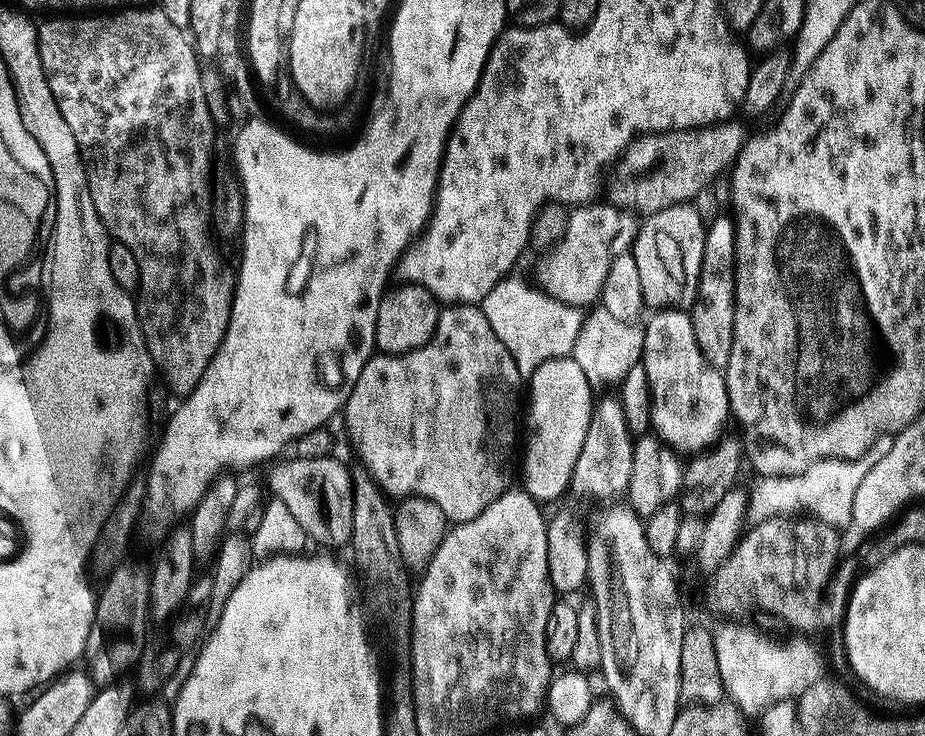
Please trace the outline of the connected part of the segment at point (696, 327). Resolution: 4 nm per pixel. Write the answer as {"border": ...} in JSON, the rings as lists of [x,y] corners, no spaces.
{"border":[[[717,215],[704,233],[704,261],[700,267],[700,286],[691,309],[692,329],[705,360],[713,366],[727,365],[734,342],[736,309],[736,226],[731,215]]]}

